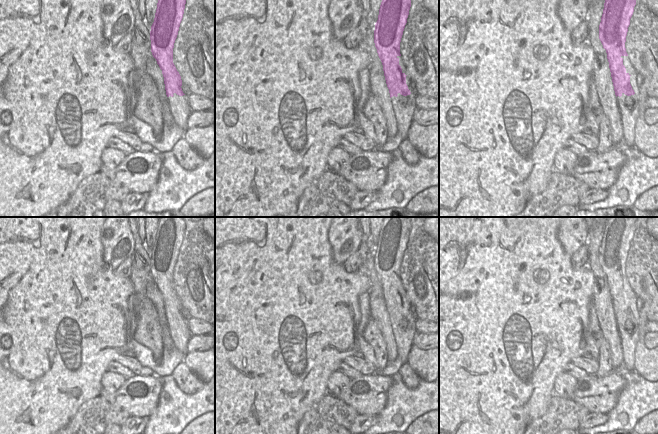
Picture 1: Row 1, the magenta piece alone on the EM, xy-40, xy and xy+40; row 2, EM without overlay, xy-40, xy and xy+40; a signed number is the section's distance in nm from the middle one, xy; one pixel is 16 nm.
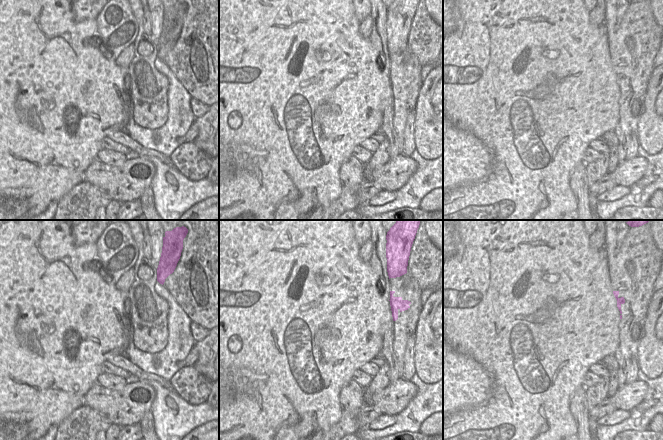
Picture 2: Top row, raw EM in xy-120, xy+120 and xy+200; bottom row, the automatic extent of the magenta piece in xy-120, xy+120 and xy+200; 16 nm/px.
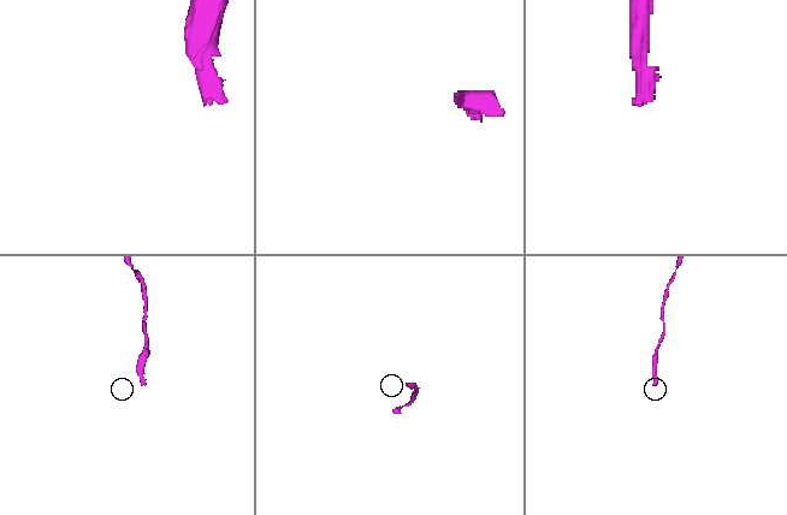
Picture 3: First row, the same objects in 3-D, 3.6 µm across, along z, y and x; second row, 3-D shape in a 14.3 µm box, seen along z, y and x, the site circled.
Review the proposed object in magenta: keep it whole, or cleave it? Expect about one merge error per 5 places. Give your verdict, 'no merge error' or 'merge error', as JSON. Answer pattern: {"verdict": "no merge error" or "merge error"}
{"verdict": "no merge error"}

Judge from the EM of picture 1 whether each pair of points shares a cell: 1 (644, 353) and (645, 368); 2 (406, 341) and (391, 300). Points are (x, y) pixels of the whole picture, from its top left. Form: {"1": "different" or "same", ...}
{"1": "same", "2": "same"}

